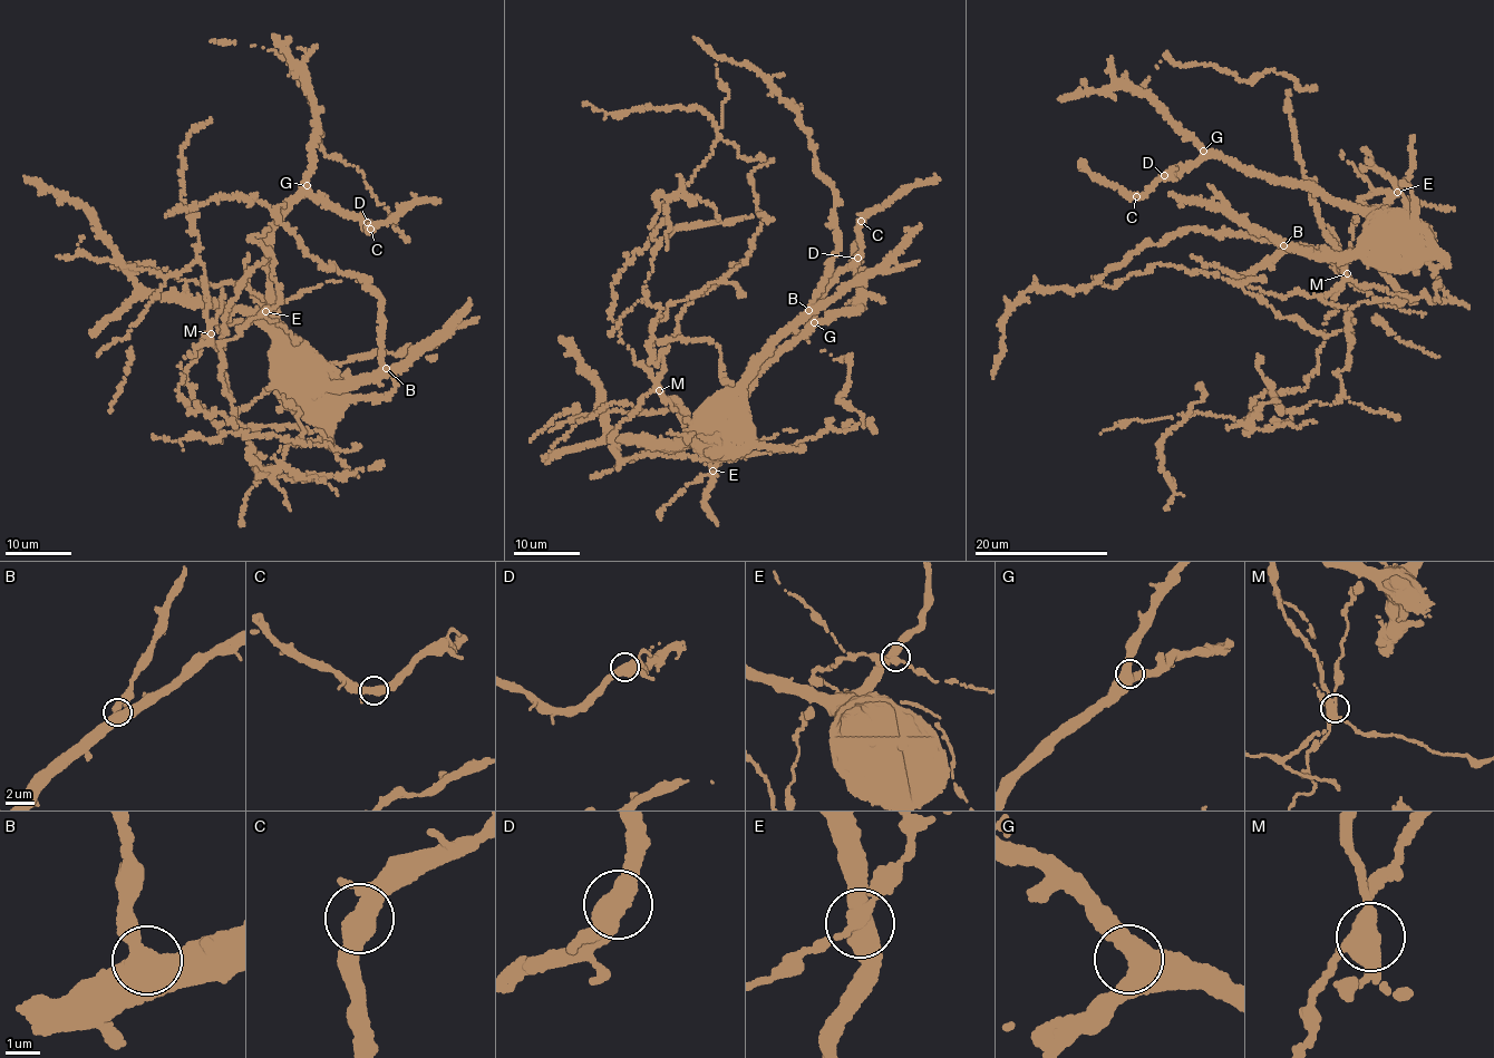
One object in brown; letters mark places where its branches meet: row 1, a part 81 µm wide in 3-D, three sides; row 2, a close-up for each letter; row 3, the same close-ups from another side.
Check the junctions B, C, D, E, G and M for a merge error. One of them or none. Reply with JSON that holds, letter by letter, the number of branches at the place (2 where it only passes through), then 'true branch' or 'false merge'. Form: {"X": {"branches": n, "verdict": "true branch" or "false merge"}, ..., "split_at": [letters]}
{"B": {"branches": 3, "verdict": "true branch"}, "C": {"branches": 3, "verdict": "true branch"}, "D": {"branches": 3, "verdict": "true branch"}, "E": {"branches": 4, "verdict": "true branch"}, "G": {"branches": 3, "verdict": "true branch"}, "M": {"branches": 4, "verdict": "false merge"}, "split_at": ["M"]}

